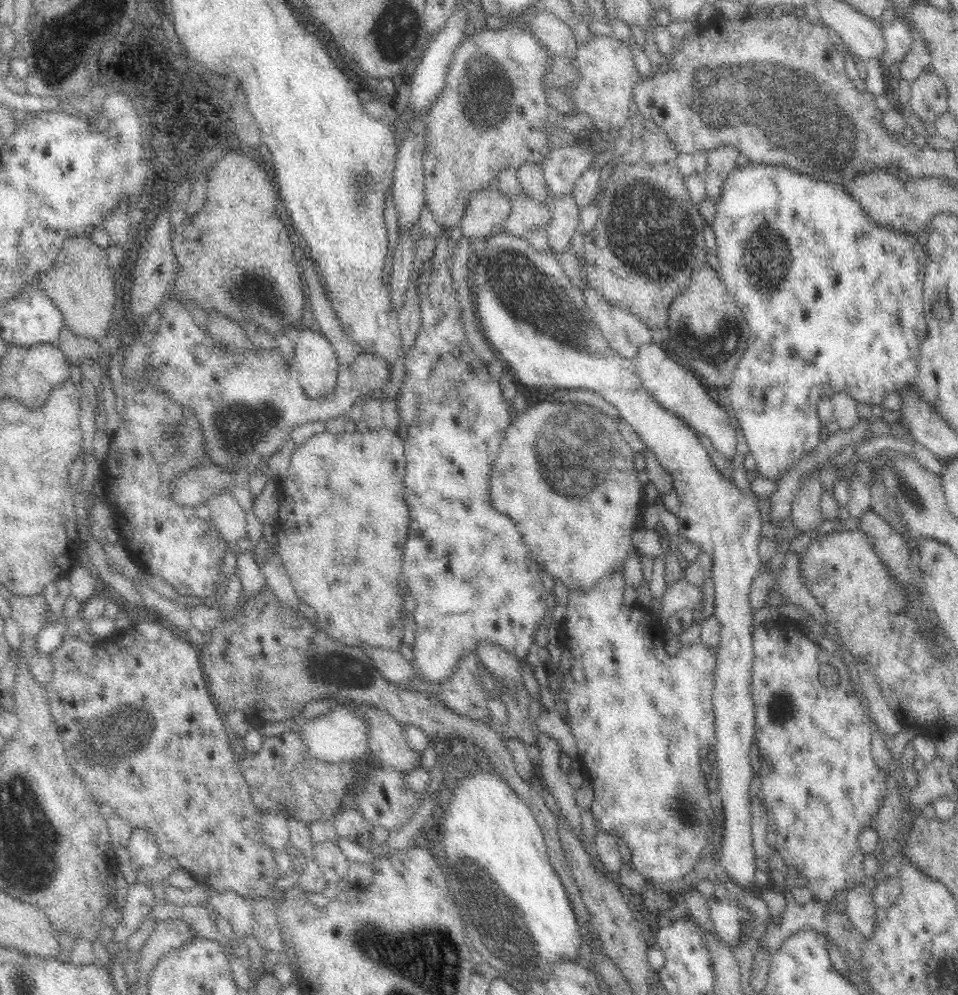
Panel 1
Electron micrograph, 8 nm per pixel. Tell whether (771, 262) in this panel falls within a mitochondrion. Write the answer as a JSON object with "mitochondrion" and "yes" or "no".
{"mitochondrion":"yes"}

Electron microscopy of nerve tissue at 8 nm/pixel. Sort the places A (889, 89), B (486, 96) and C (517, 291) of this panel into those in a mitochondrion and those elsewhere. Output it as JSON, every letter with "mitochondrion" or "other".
{"A":"other","B":"mitochondrion","C":"mitochondrion"}

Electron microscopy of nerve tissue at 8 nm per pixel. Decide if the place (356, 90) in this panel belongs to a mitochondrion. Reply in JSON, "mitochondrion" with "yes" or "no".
{"mitochondrion":"no"}

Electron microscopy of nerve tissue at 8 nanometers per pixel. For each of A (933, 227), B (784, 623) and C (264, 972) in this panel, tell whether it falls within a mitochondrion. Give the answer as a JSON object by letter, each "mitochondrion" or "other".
{"A":"other","B":"other","C":"other"}

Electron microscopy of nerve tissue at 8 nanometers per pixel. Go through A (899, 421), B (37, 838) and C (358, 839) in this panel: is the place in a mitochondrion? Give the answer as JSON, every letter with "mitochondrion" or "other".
{"A":"other","B":"mitochondrion","C":"other"}

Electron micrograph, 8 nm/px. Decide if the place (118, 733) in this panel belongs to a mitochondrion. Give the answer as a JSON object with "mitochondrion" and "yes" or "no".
{"mitochondrion":"yes"}

